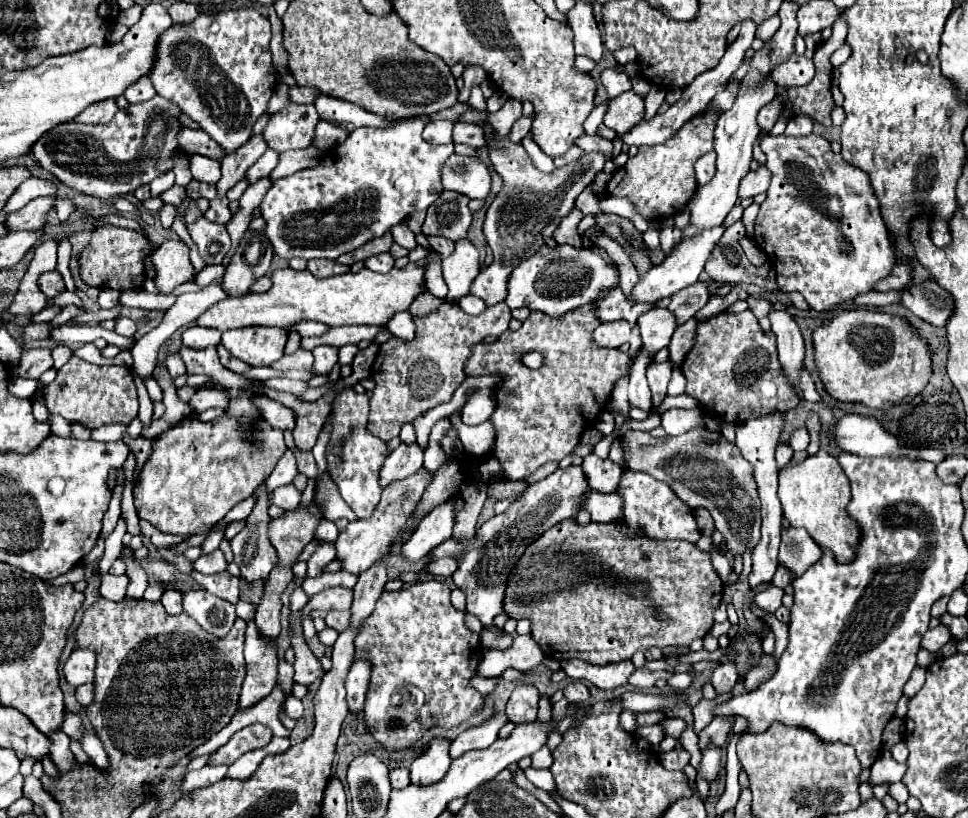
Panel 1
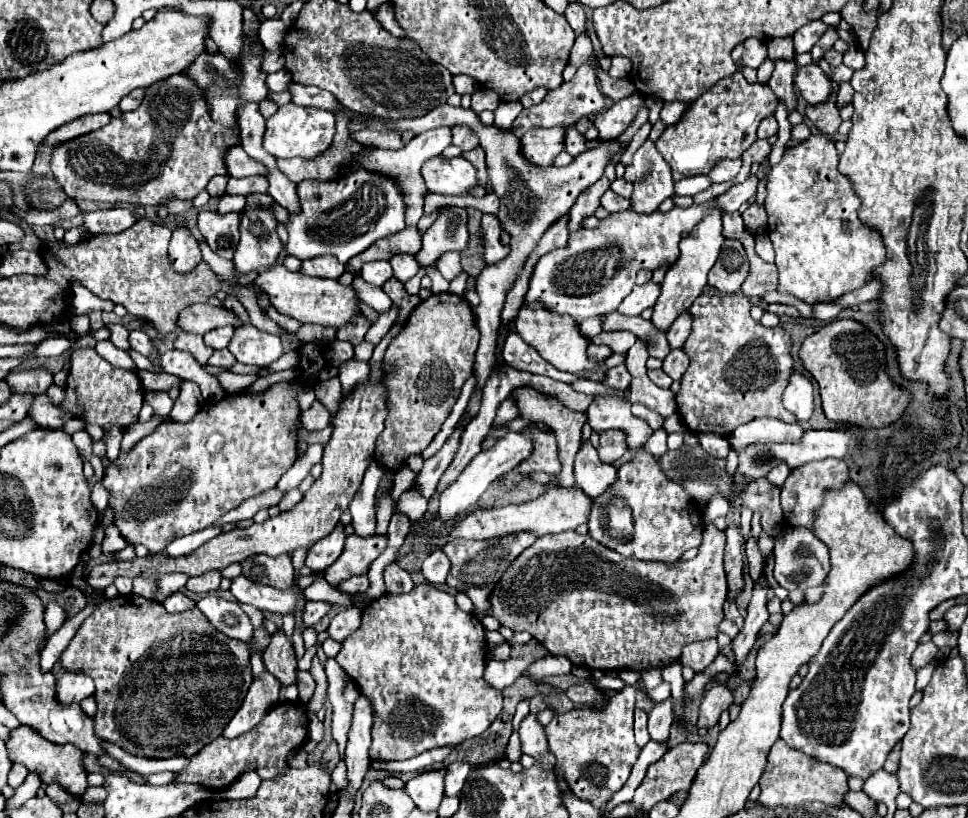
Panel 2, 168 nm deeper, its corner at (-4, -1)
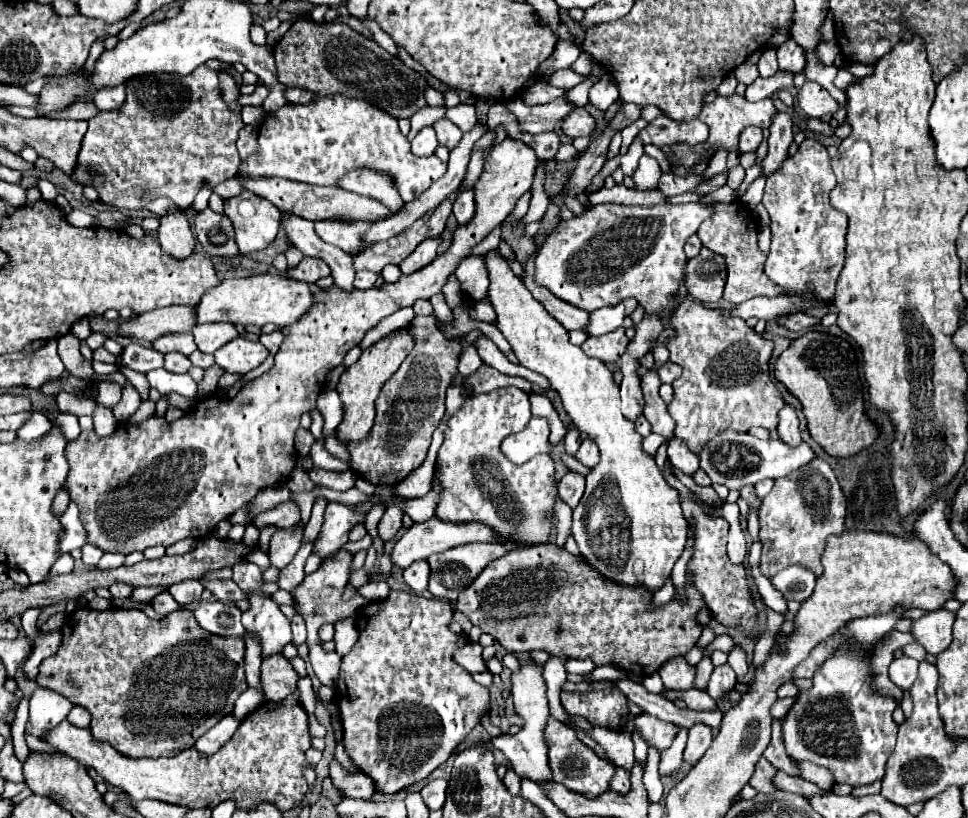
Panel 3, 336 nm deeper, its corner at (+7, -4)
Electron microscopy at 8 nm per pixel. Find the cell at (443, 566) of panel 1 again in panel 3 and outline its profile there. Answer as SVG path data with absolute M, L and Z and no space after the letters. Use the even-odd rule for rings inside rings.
M416 561L408 569L404 569L404 581L416 593L420 593L428 587L428 577L430 577L430 567L426 561Z

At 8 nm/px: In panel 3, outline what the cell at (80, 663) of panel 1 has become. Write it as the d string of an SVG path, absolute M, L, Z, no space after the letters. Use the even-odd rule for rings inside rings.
M38 687L30 699L30 717L26 723L26 731L38 739L42 739L48 731L52 731L60 721L66 719L74 705L44 687Z

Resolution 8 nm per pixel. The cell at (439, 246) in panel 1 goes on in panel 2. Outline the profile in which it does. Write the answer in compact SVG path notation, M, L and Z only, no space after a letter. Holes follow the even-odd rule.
M445 252L445 256L441 256L437 260L437 270L443 274L445 280L453 280L463 268L461 268L461 254L459 252Z

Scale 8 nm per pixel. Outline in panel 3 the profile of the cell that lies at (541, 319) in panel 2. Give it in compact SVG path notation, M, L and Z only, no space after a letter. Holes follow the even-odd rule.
M492 249L482 255L486 269L488 269L488 279L490 279L490 303L498 315L496 327L502 331L502 335L508 339L512 345L512 351L520 359L520 363L544 375L552 389L560 395L566 413L570 415L572 423L586 433L600 449L600 463L586 475L586 491L584 497L580 499L580 505L574 509L574 523L572 523L572 537L576 539L584 559L588 561L594 571L598 571L604 579L618 583L618 585L628 585L628 587L644 587L650 593L662 589L666 579L672 573L674 563L684 551L686 545L686 535L688 535L688 523L682 515L682 507L678 503L678 491L668 487L664 481L660 469L654 463L654 457L646 455L642 451L642 437L636 433L634 423L628 421L622 411L620 411L620 393L618 385L612 379L612 373L608 367L584 355L584 351L568 341L568 331L546 313L546 309L532 297L532 293L524 287L522 279L518 279L508 261L502 257L500 249Z

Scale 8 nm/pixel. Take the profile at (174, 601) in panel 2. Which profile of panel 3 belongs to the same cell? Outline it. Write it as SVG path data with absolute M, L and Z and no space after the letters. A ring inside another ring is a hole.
M166 591L166 593L160 593L158 597L154 597L152 607L154 607L156 613L164 613L164 615L168 615L168 613L176 611L180 605L178 605L178 603L172 599L172 595Z

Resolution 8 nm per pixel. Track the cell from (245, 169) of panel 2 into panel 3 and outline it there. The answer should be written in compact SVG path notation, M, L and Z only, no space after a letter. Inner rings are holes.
M262 177L262 179L240 179L244 189L272 201L282 213L290 213L290 215L298 215L310 221L318 221L318 219L338 219L338 221L346 221L346 223L356 223L358 219L366 219L370 223L376 223L380 219L386 219L386 215L394 215L386 205L378 203L376 199L364 197L364 195L354 195L346 189L340 187L318 187L318 185L306 185L306 183L296 183L296 181L288 181L288 179L270 179L270 177Z

